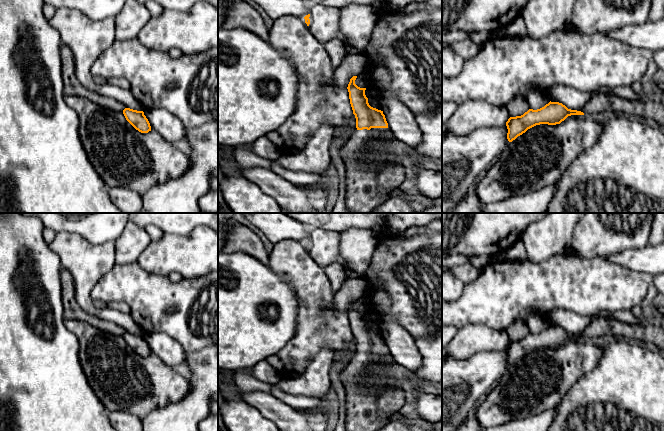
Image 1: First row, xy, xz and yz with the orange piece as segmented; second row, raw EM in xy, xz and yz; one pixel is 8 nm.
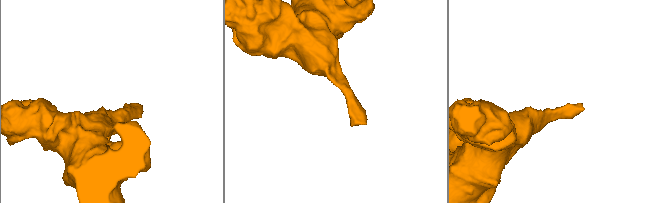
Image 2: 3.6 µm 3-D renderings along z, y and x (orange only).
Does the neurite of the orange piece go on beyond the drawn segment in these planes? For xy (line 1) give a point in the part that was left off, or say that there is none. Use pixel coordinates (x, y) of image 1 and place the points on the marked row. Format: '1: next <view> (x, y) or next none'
1: next none

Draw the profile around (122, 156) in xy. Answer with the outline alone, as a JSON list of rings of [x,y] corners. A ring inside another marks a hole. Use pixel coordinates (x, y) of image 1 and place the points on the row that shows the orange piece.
[[[70,95],[65,102],[77,112],[79,117],[79,137],[88,159],[107,188],[124,187],[139,193],[141,196],[155,185],[182,176],[190,167],[190,159],[176,145],[168,143],[157,132],[151,130],[141,133],[125,118],[123,112],[105,108],[84,97]]]

